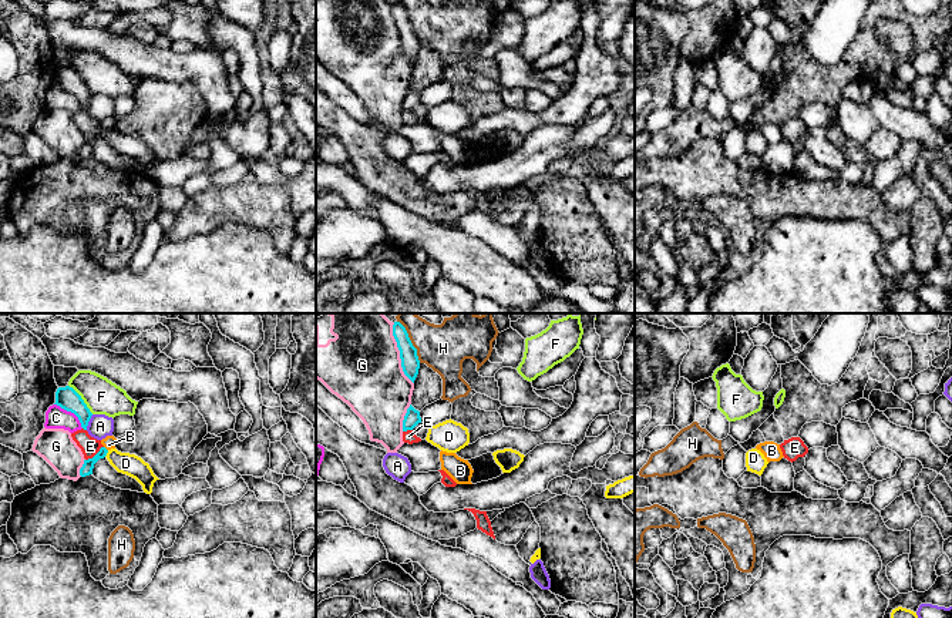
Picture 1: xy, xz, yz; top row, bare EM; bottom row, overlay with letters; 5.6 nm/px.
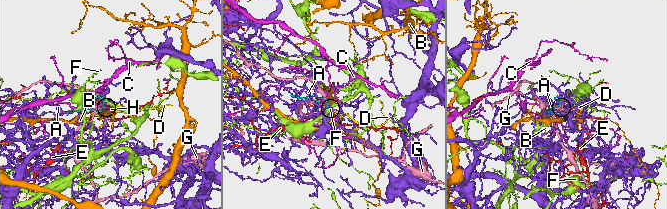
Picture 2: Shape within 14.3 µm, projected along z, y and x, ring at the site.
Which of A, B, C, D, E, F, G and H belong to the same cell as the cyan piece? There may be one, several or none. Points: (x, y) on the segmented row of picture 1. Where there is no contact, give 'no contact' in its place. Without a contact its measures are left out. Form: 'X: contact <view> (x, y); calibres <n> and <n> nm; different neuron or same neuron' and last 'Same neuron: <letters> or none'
A: contact xy (88, 420); calibres 120 and 140 nm; different neuron
B: contact xy (106, 449); calibres 70 and 70 nm; different neuron
C: contact xy (71, 412); calibres 120 and 130 nm; different neuron
D: contact xy (107, 452); calibres 70 and 120 nm; same neuron
E: contact xy (96, 454); calibres 70 and 110 nm; different neuron
F: contact xy (81, 399); calibres 120 and 200 nm; different neuron
G: contact xz (400, 353); calibres 110 and 440 nm; different neuron
H: contact xz (410, 342); calibres 110 and 260 nm; different neuron
Same neuron: D

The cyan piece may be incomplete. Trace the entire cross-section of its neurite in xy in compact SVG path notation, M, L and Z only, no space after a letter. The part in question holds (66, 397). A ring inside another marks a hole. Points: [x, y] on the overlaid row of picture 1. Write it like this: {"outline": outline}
{"outline": "M70 386L58 387L55 392L55 403L61 409L74 413L84 430L87 430L88 421L92 416L81 396Z"}

